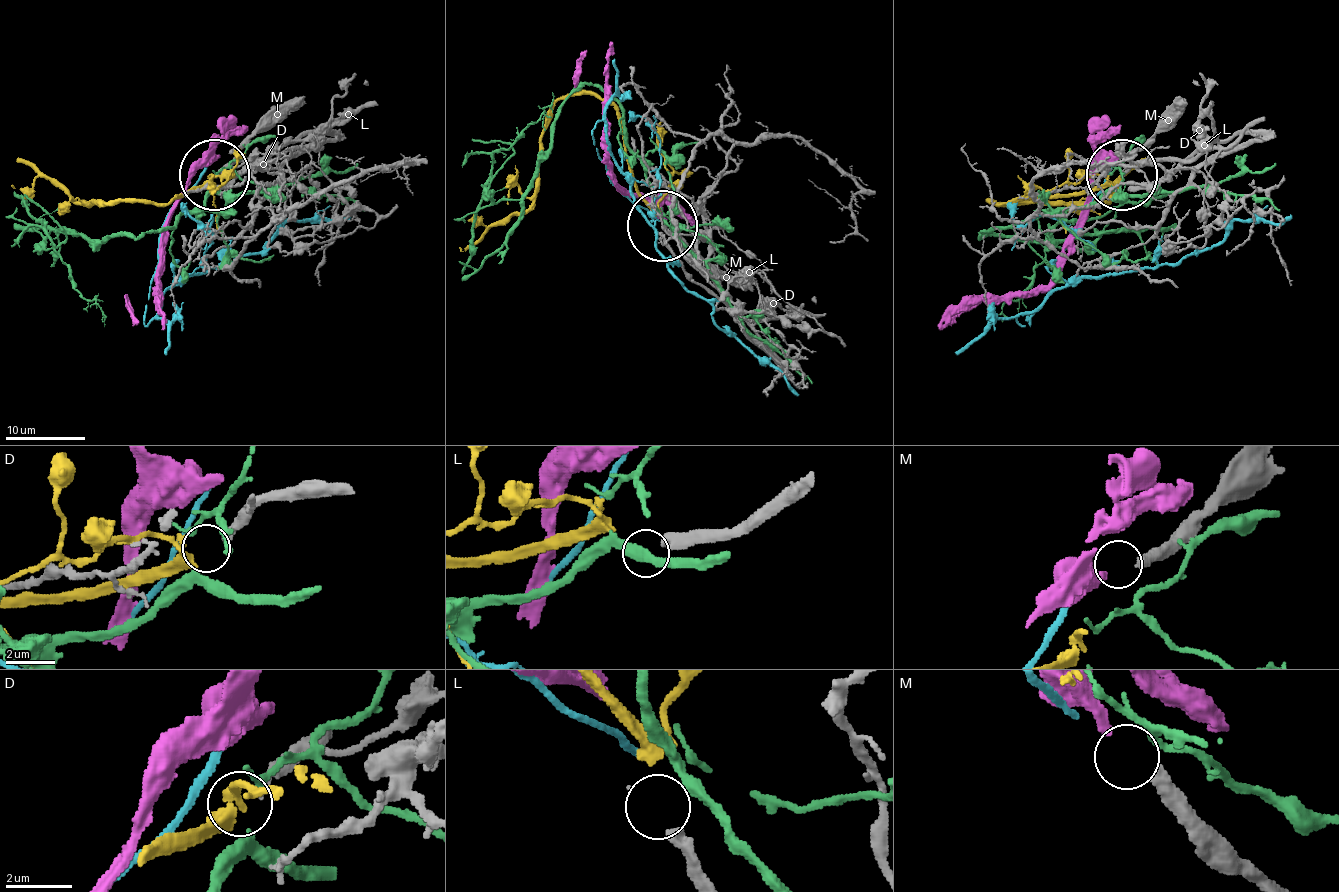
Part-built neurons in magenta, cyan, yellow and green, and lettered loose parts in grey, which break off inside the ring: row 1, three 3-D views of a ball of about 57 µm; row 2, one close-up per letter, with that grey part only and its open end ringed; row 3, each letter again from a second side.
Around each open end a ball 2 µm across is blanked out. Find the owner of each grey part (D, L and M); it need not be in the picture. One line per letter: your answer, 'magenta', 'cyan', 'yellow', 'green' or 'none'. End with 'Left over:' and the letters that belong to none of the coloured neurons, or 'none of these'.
D: yellow
L: none
M: magenta
Left over: L

